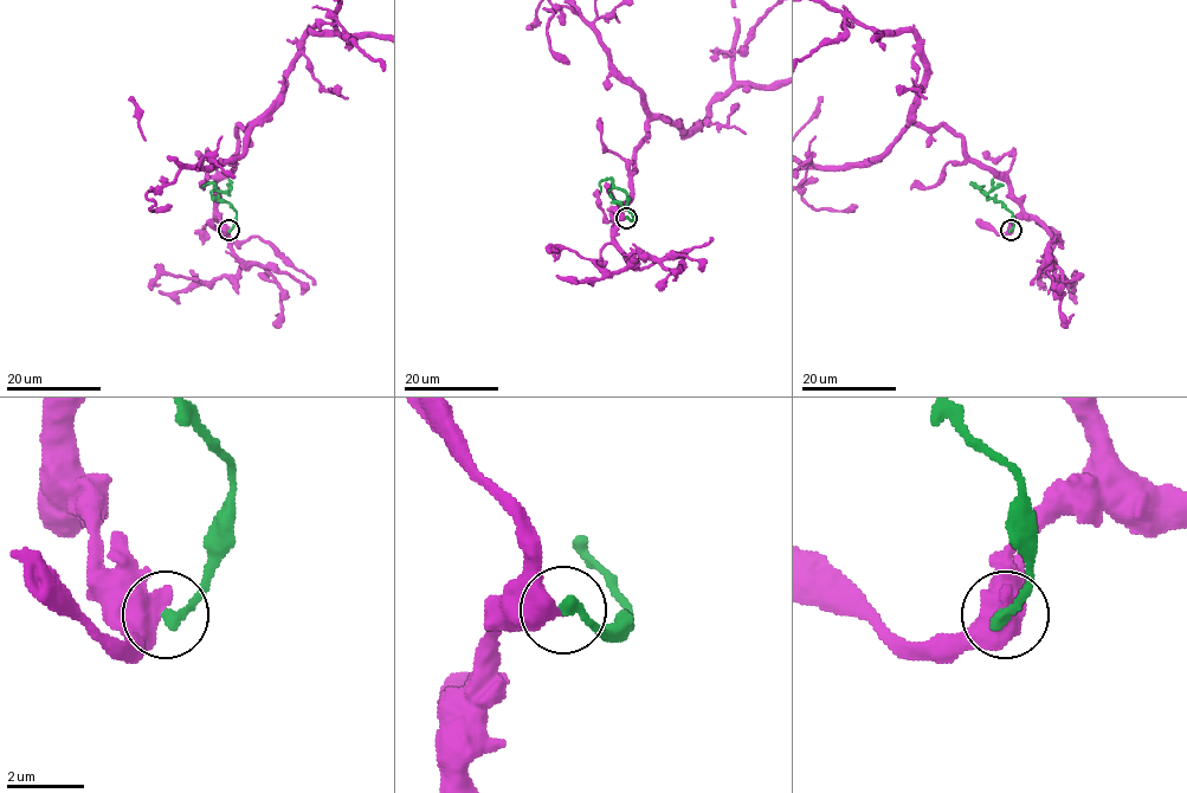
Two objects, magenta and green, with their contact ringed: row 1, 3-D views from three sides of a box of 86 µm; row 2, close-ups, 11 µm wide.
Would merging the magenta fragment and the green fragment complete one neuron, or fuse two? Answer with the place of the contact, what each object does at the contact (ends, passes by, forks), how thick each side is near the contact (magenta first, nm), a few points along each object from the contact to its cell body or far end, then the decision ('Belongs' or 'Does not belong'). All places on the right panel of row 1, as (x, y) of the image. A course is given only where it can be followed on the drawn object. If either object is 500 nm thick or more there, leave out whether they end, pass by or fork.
Place: (1011, 230). Thickness 800 nm (magenta) against 300 nm. Course of green: (1011, 231), (1014, 218), (1010, 211), (981, 191), (987, 193), (1004, 185). Does not belong

